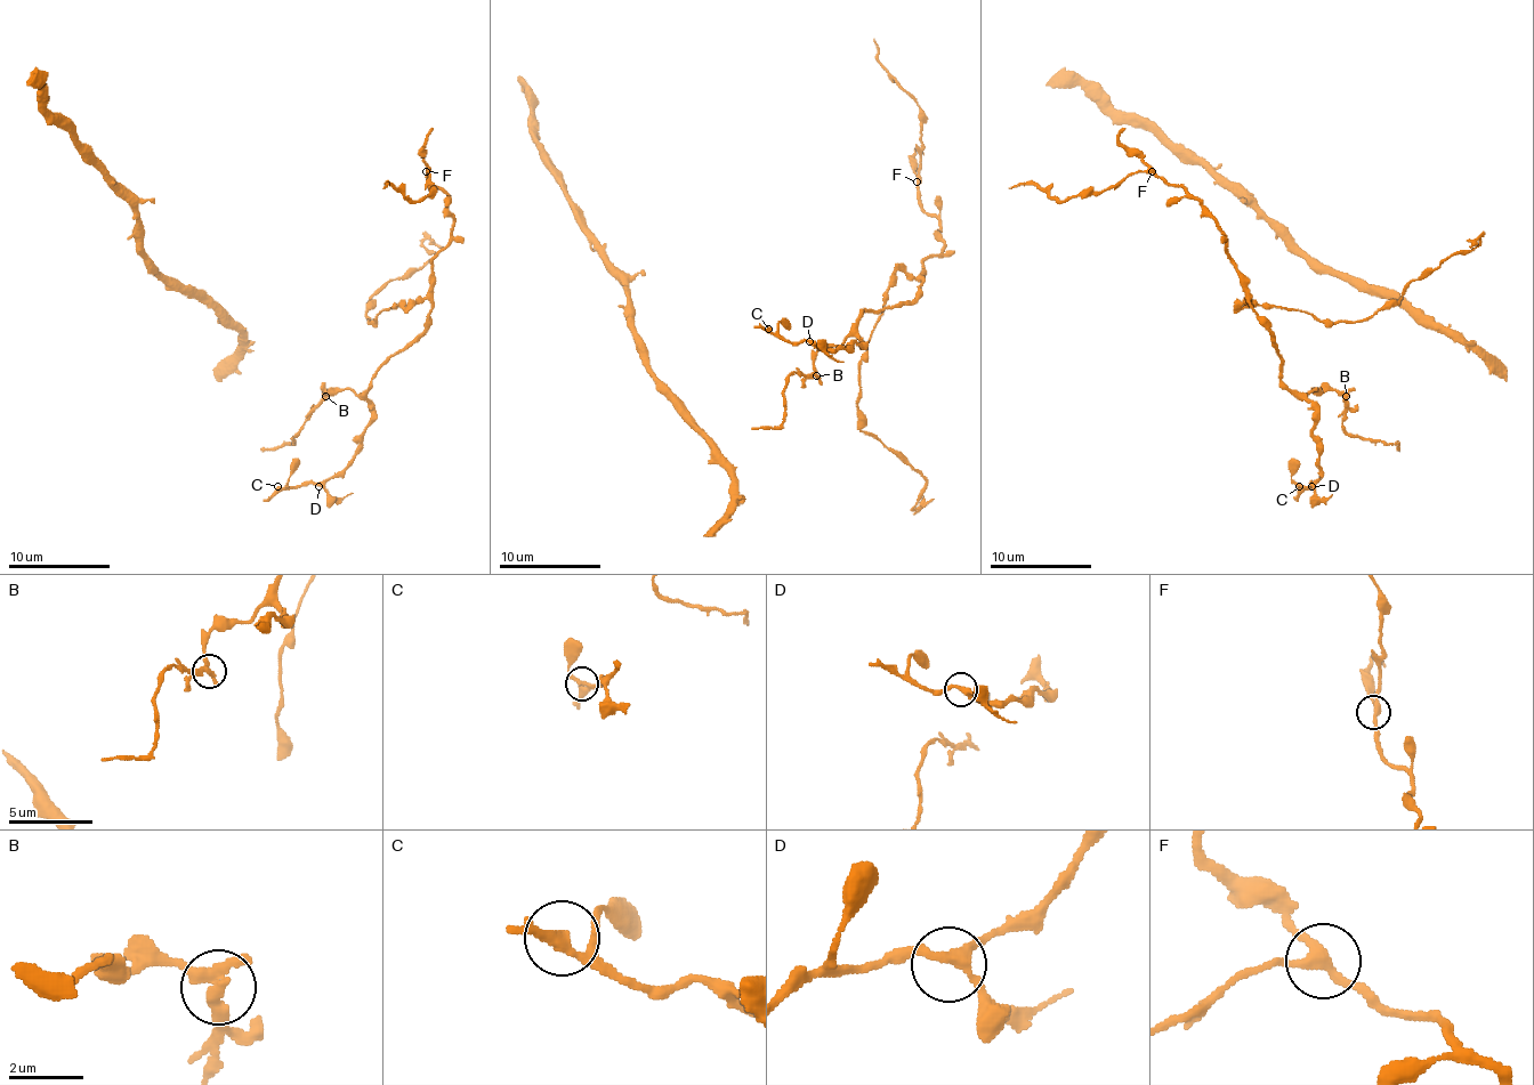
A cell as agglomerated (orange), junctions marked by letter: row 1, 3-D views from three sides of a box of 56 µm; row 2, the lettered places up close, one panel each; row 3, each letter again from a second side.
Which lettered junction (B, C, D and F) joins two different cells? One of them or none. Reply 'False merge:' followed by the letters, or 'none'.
False merge: B

